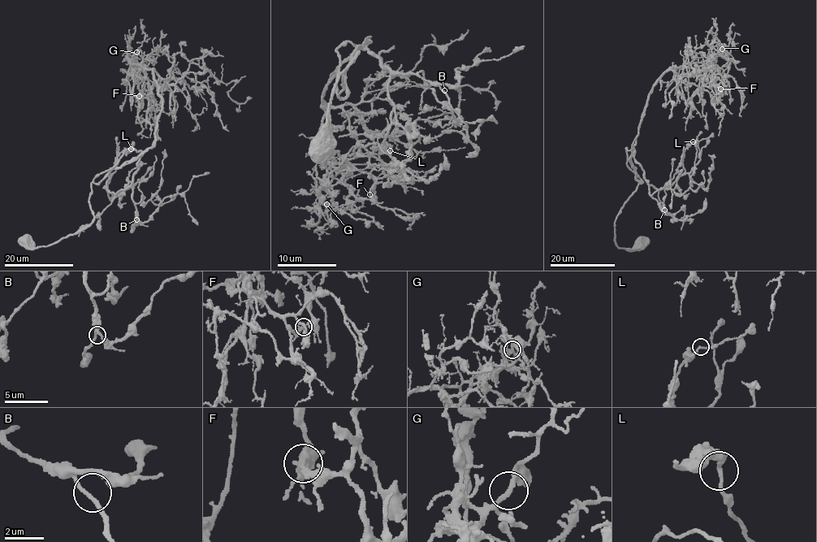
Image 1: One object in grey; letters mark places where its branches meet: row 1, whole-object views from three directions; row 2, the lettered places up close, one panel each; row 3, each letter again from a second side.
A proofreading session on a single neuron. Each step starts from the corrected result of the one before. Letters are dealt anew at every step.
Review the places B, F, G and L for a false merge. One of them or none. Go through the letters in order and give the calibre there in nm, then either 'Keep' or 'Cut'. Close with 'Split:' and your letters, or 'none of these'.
B: Thickness 200 nm. Keep
F: Thickness 190 nm. Cut
G: Thickness 220 nm. Keep
L: Thickness 200 nm. Keep
Split: F

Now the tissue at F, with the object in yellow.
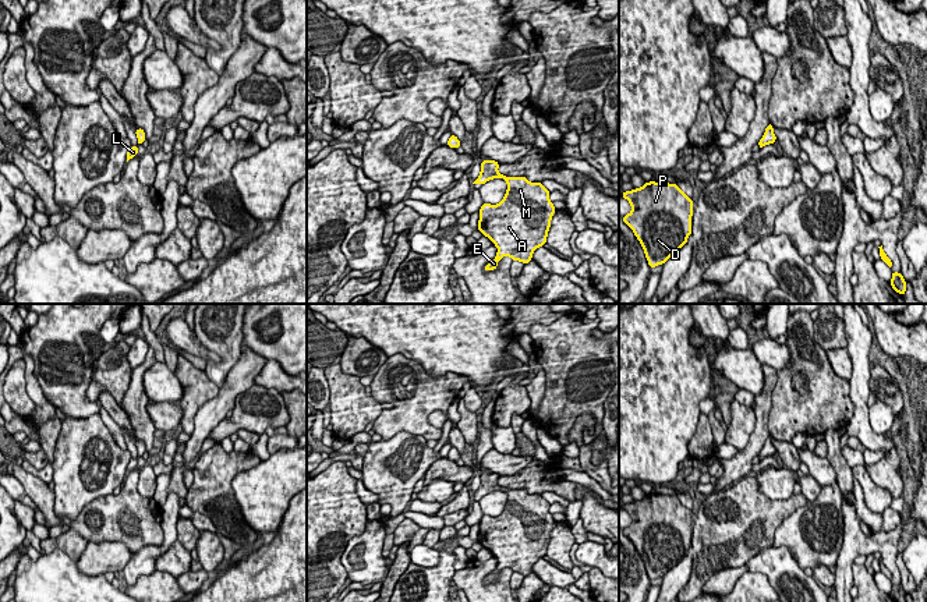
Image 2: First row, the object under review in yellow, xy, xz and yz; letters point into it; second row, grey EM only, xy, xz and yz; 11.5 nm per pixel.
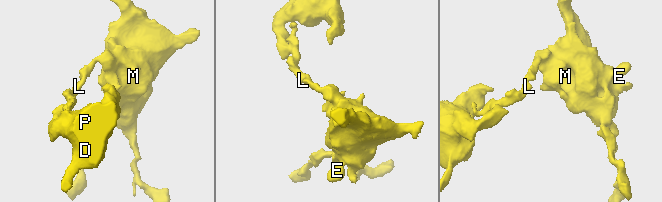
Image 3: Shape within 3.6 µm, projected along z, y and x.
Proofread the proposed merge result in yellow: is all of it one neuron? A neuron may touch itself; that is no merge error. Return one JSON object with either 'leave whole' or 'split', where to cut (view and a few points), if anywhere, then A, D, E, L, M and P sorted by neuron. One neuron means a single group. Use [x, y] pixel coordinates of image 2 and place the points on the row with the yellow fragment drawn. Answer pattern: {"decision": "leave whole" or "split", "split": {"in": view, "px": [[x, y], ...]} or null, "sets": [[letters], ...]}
{"decision": "split", "split": {"in": "yz", "px": [[770, 134], [763, 140], [761, 145]]}, "sets": [["A", "E", "M"], ["D", "L", "P"]]}

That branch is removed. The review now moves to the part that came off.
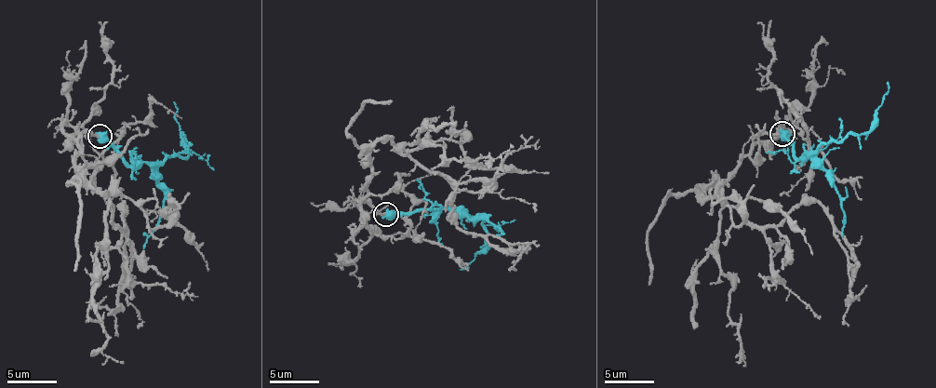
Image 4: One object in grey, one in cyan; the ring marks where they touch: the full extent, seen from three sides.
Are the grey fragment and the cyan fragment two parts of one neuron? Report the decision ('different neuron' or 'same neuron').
same neuron

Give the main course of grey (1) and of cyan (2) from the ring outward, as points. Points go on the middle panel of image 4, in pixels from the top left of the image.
1: (385, 213), (361, 198), (378, 140), (445, 176), (455, 224), (521, 250), (516, 271)
2: (387, 213), (459, 210), (465, 215), (480, 216), (488, 245), (467, 268), (461, 269)

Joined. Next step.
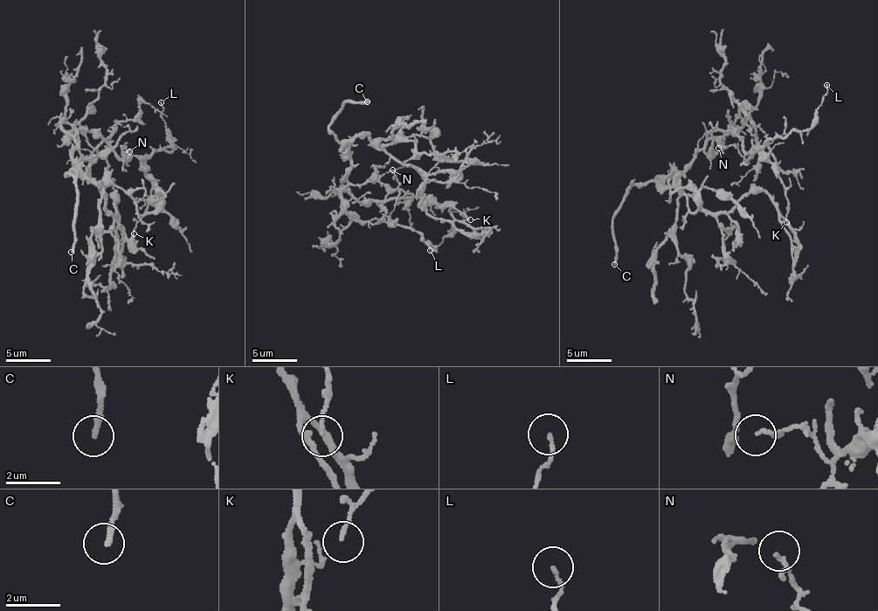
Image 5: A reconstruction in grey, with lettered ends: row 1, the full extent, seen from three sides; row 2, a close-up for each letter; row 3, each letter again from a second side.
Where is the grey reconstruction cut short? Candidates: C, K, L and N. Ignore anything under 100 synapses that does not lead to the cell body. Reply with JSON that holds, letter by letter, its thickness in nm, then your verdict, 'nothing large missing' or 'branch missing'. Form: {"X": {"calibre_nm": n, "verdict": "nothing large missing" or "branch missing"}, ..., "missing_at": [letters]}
{"C": {"calibre_nm": 200, "verdict": "branch missing"}, "K": {"calibre_nm": 90, "verdict": "nothing large missing"}, "L": {"calibre_nm": 110, "verdict": "nothing large missing"}, "N": {"calibre_nm": 110, "verdict": "nothing large missing"}, "missing_at": ["C"]}

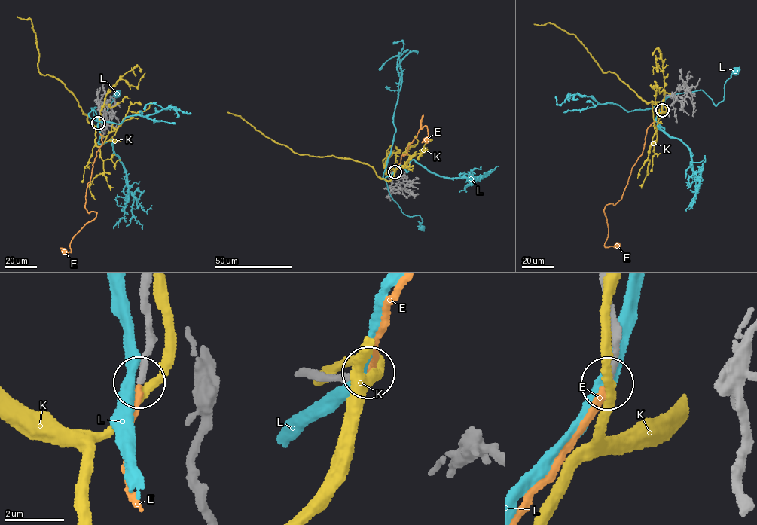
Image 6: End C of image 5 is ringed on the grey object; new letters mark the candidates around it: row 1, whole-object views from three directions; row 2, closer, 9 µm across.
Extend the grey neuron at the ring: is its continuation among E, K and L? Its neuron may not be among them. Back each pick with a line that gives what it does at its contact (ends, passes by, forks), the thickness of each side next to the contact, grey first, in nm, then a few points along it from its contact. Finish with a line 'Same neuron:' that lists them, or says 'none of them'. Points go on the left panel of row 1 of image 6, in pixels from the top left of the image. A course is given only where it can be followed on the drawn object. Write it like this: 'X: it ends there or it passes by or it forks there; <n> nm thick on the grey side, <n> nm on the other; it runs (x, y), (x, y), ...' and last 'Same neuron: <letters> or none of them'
E: it ends there; 200 nm thick on the grey side, 200 nm on the other; it runs (98, 123), (102, 145), (87, 183), (85, 206), (96, 215), (74, 236), (71, 252), (65, 251)
Same neuron: E

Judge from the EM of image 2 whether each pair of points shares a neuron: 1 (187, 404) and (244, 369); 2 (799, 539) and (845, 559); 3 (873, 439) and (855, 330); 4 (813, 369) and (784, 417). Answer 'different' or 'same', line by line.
1: different
2: different
3: same
4: same

